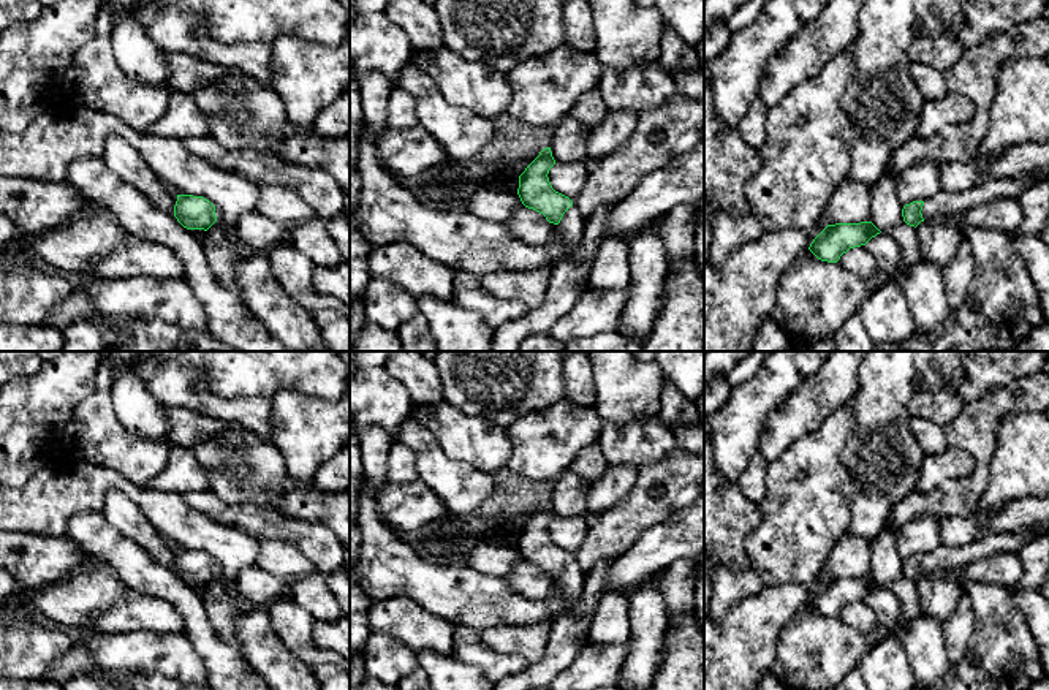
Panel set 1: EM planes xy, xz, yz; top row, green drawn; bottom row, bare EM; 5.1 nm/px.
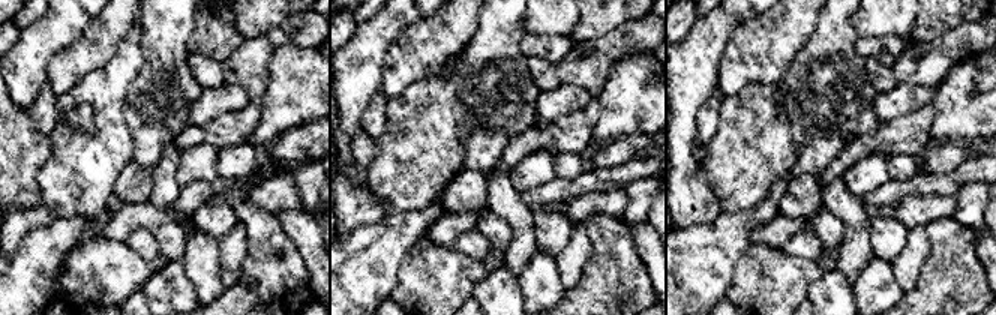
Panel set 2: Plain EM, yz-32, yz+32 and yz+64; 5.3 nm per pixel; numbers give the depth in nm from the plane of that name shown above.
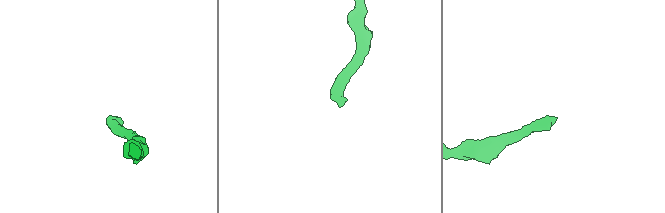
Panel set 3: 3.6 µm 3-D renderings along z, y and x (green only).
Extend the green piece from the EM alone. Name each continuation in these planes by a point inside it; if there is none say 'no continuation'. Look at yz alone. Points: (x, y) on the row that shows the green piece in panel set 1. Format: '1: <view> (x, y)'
1: yz (943, 204)

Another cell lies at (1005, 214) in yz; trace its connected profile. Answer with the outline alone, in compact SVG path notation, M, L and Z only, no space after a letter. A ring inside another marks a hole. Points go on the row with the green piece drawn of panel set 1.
M1000 198L964 212L956 223L960 234L965 226L995 229L1009 234L1019 228L1022 218L1024 212L1019 198Z

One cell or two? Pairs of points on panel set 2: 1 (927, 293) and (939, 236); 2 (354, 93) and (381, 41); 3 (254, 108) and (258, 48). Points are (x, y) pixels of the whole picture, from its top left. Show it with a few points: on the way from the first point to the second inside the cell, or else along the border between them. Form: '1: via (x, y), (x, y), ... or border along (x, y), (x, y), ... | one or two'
1: via (939, 279), (939, 249) | one
2: via (357, 80), (357, 65), (368, 54) | one
3: via (254, 93), (254, 63) | one

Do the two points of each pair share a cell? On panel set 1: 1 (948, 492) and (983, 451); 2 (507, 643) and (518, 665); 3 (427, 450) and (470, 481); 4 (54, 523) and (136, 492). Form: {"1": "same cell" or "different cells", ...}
{"1": "same cell", "2": "different cells", "3": "same cell", "4": "same cell"}

